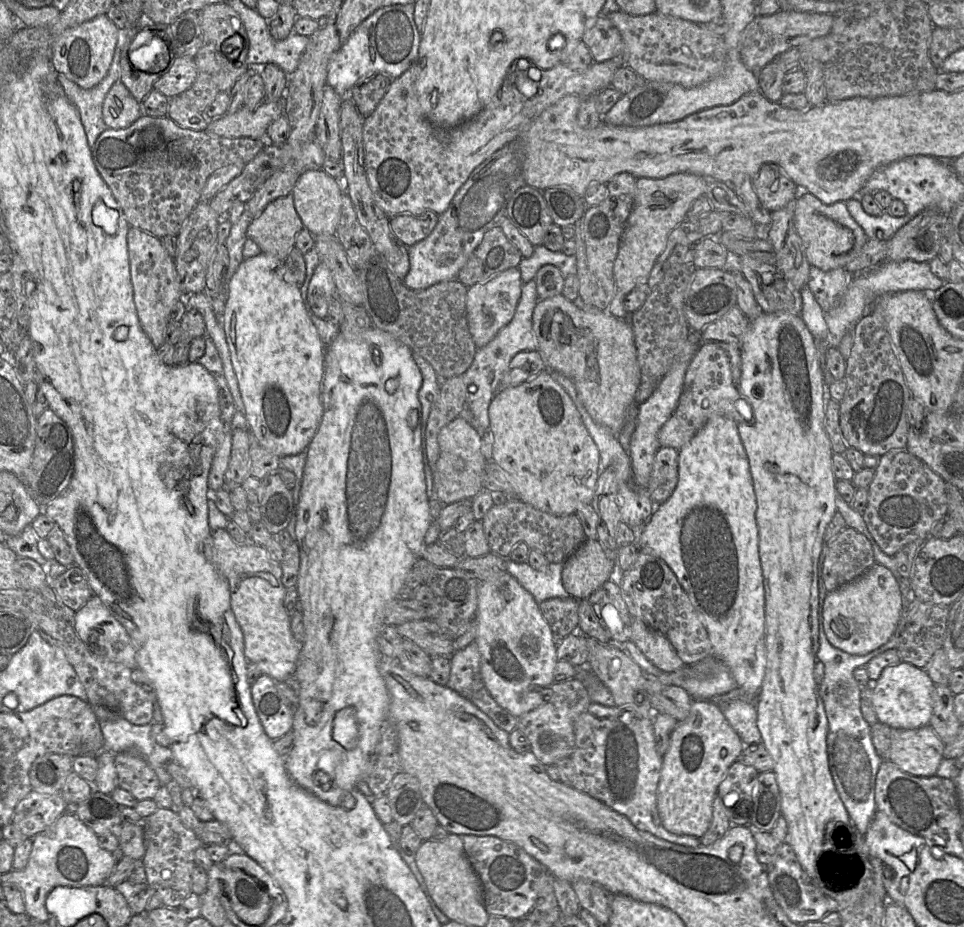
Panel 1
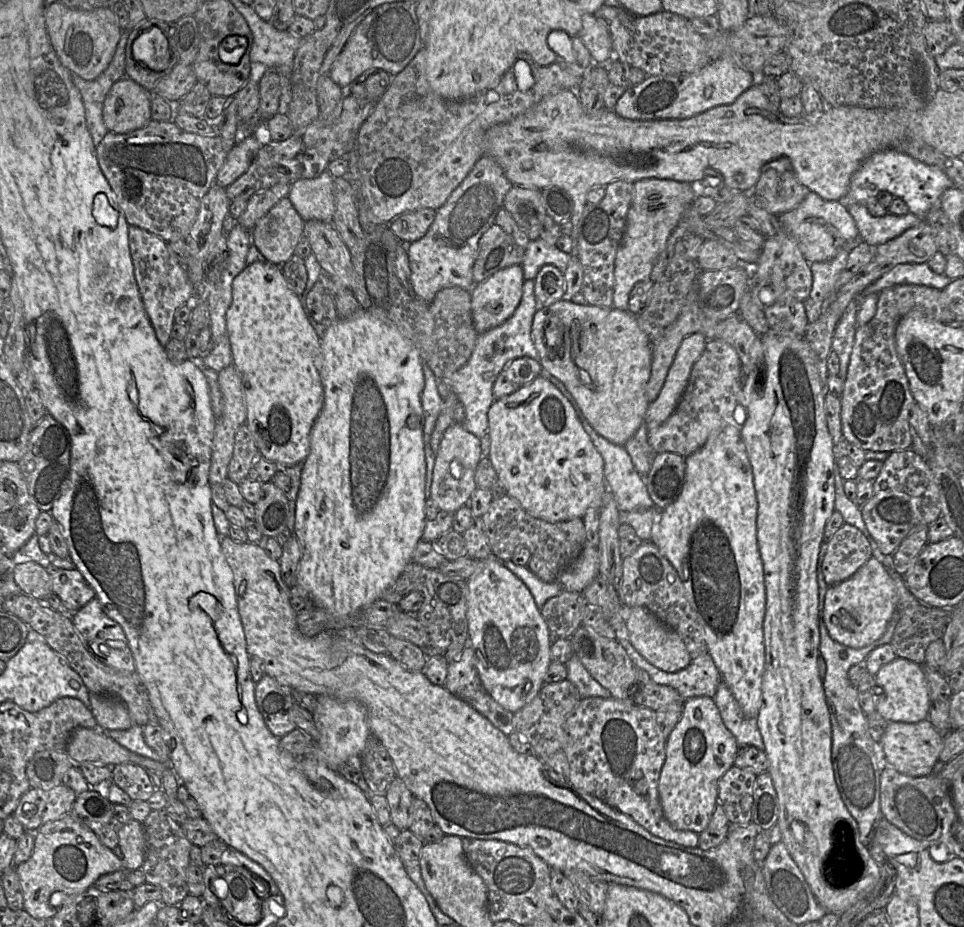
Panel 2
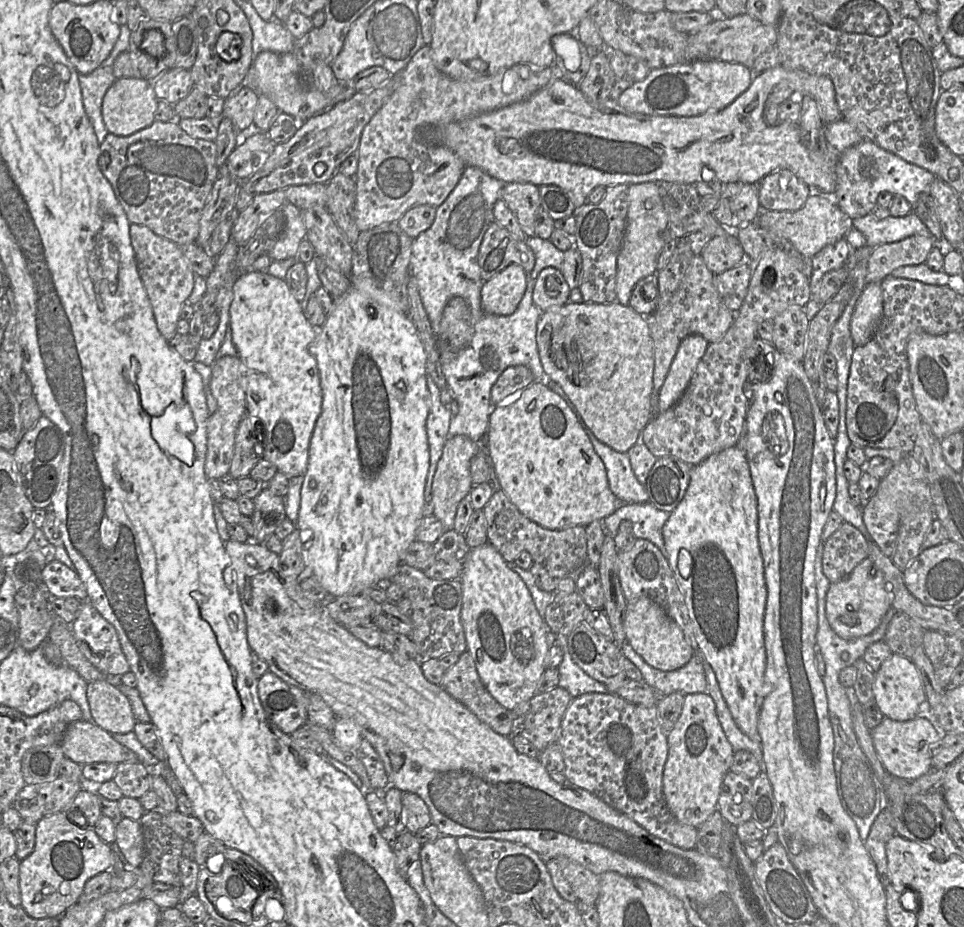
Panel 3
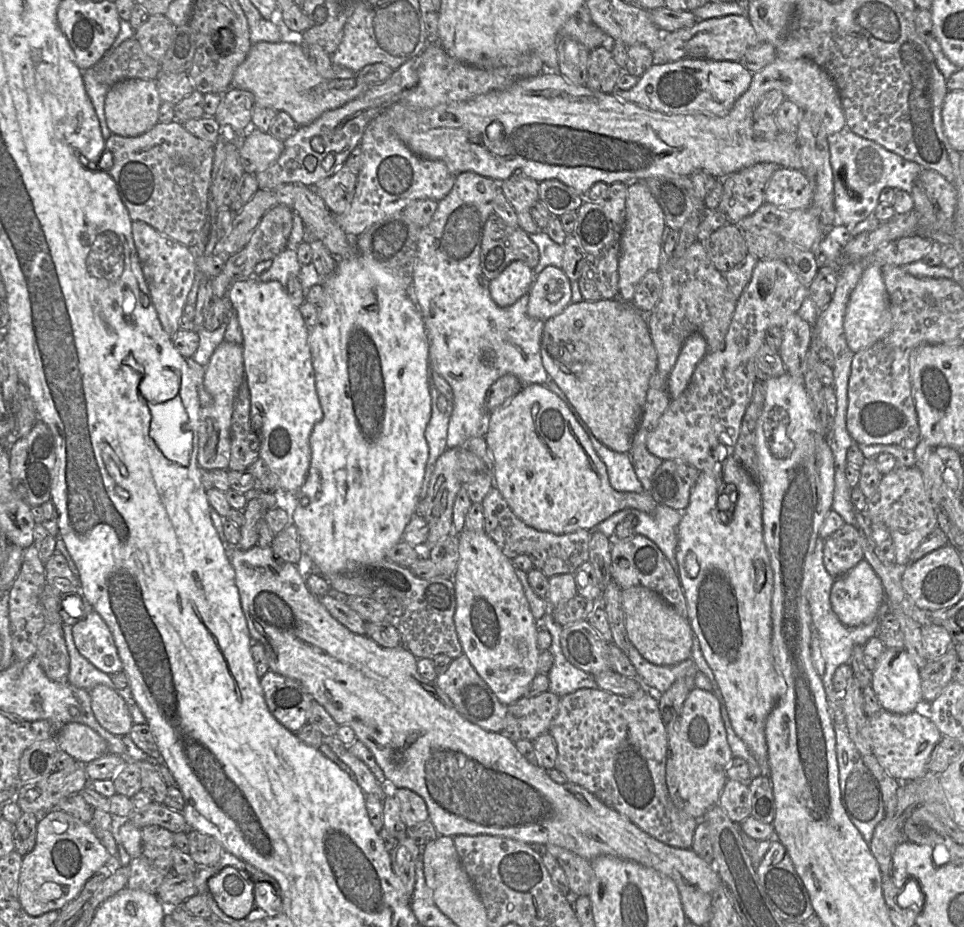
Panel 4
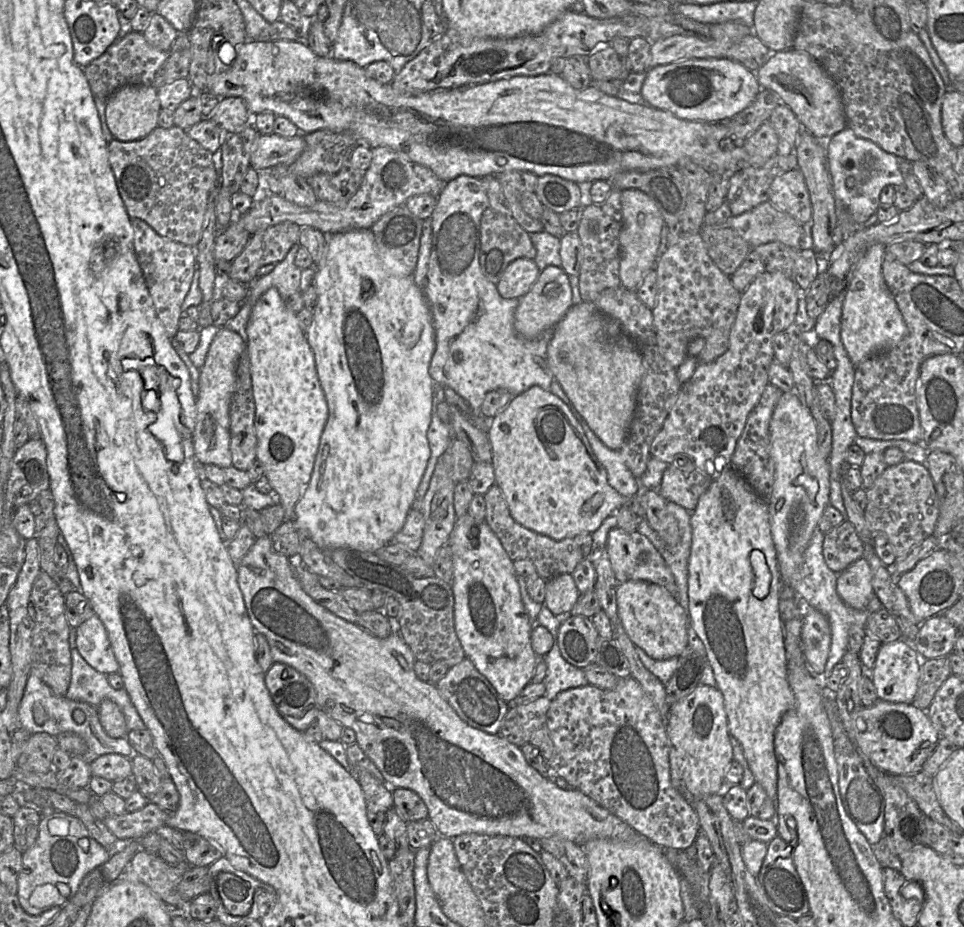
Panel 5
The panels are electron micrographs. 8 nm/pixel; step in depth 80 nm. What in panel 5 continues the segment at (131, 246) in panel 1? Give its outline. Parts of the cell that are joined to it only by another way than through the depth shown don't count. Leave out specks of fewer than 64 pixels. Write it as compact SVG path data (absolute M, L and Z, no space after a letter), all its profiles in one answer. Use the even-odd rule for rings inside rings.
M139 218L131 219L131 224L135 253L156 314L168 336L173 338L179 331L181 307L190 289L196 268L195 246L190 247L160 236L145 221Z

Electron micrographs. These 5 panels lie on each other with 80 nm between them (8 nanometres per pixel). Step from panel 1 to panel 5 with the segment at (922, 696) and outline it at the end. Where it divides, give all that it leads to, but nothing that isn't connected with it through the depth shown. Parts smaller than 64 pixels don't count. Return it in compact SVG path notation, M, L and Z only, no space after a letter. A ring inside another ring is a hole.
M905 639L883 643L871 671L879 699L912 704L918 689L922 658Z

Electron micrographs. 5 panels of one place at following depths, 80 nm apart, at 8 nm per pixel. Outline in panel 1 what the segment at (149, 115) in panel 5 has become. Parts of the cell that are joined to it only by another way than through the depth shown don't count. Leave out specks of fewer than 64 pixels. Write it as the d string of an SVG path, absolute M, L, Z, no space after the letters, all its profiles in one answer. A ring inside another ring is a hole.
M122 82L115 83L103 103L103 119L108 128L129 127L143 115L143 107Z

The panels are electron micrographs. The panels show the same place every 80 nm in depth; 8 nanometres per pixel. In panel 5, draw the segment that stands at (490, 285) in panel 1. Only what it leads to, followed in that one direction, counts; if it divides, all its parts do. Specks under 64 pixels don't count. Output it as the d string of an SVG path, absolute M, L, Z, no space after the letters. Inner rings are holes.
M520 258L511 262L496 285L504 299L521 299L536 282L540 270L535 260Z

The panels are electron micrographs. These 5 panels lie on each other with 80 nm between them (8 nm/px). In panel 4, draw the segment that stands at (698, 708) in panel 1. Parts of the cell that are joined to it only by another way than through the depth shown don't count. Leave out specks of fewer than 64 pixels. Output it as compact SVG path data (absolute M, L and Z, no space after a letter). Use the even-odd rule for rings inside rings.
M694 687L686 698L680 715L673 723L667 724L666 729L668 734L666 784L669 796L677 808L701 820L708 809L719 802L727 781L727 769L734 758L727 742L719 700L712 692Z

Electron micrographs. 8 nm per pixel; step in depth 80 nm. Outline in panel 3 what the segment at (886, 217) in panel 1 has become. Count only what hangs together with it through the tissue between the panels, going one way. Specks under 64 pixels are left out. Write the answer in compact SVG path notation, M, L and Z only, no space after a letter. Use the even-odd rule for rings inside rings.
M914 211L903 217L889 216L883 220L878 220L870 213L853 219L852 227L864 235L866 245L872 249L914 235L931 237L928 228Z

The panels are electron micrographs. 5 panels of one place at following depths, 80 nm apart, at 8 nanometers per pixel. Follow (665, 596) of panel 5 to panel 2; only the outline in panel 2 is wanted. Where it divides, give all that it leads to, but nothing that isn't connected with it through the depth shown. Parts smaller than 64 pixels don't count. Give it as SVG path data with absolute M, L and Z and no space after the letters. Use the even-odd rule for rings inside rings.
M641 606L628 608L626 628L628 639L633 647L656 668L674 673L690 664L692 659L681 637L648 609Z

